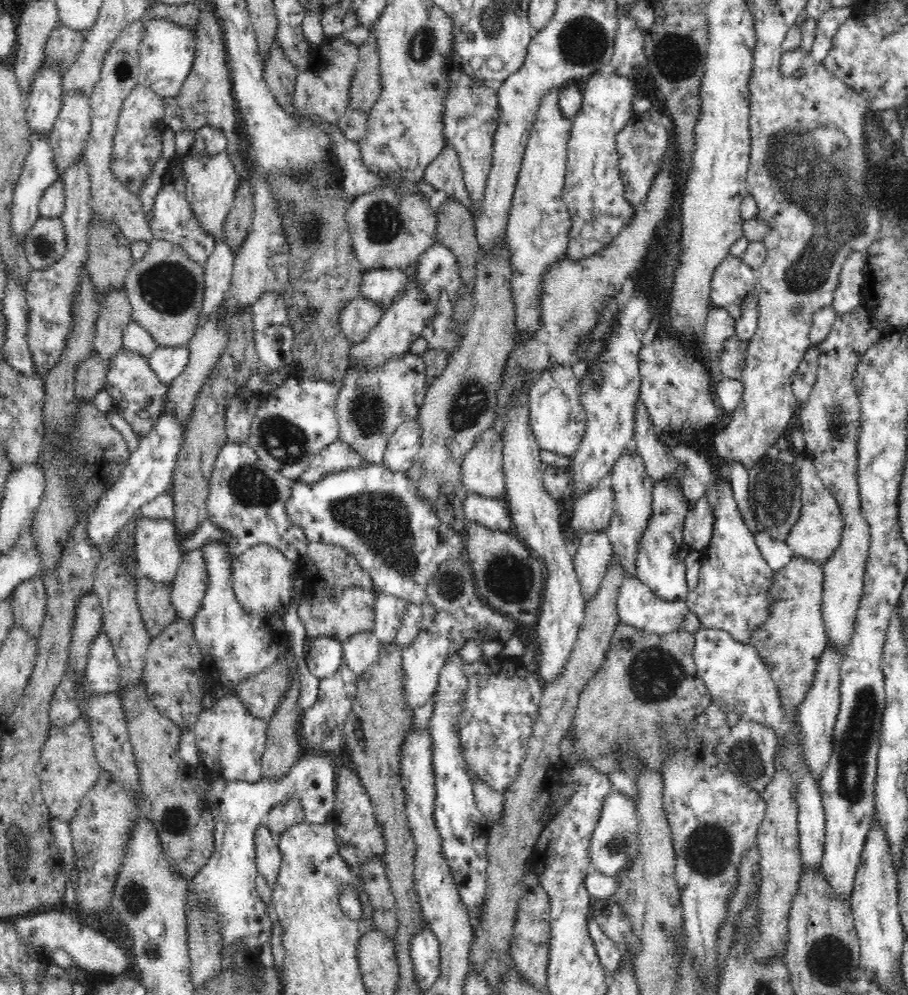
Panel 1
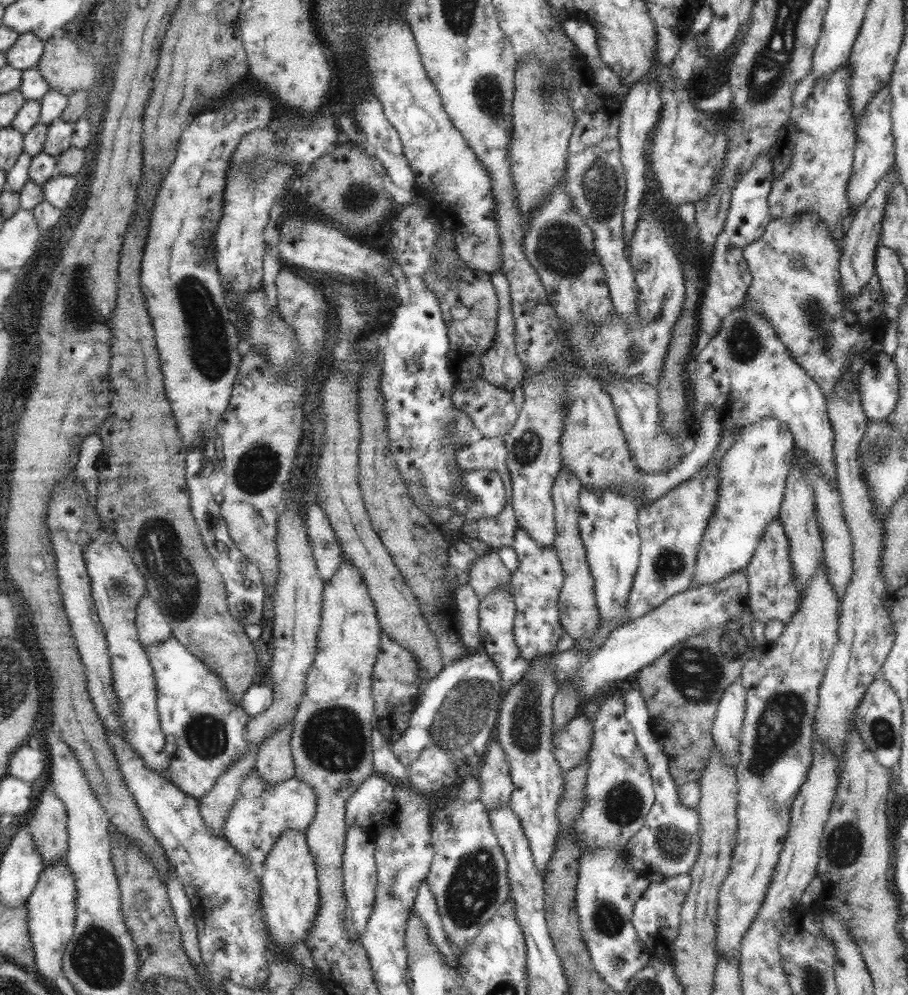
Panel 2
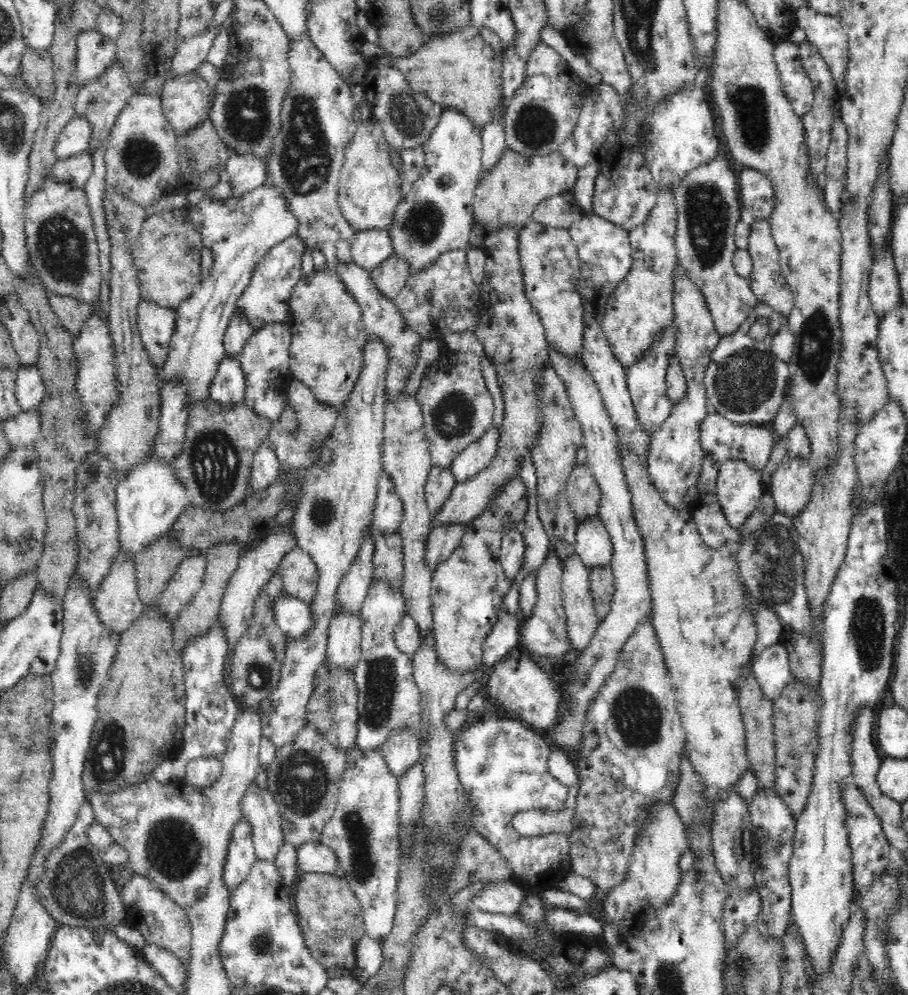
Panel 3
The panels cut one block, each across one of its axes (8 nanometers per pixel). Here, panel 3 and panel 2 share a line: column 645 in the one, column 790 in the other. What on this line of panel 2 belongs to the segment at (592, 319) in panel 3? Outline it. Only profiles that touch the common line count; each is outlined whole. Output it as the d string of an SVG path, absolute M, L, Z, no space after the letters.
M762 418L759 421L750 423L740 430L736 442L730 446L730 450L722 456L720 460L720 489L719 498L709 519L708 529L704 531L701 550L696 562L692 587L698 585L712 585L732 573L746 569L751 563L755 549L759 546L762 533L770 525L772 520L776 520L780 515L782 501L784 497L786 480L792 463L792 454L795 450L795 440L792 431L786 422Z

